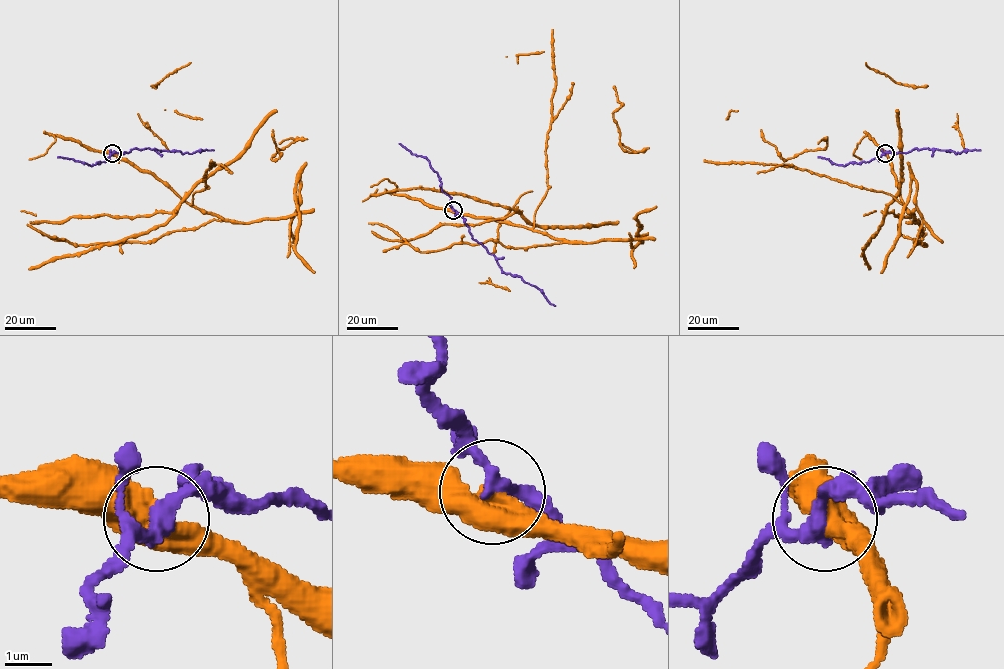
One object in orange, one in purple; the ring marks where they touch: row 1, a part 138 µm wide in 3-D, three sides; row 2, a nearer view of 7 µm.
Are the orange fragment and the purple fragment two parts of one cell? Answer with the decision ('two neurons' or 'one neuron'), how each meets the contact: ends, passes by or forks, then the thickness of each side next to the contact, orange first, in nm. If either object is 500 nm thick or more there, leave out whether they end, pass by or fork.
two neurons; 550 nm thick on the orange side, 320 nm on the other

